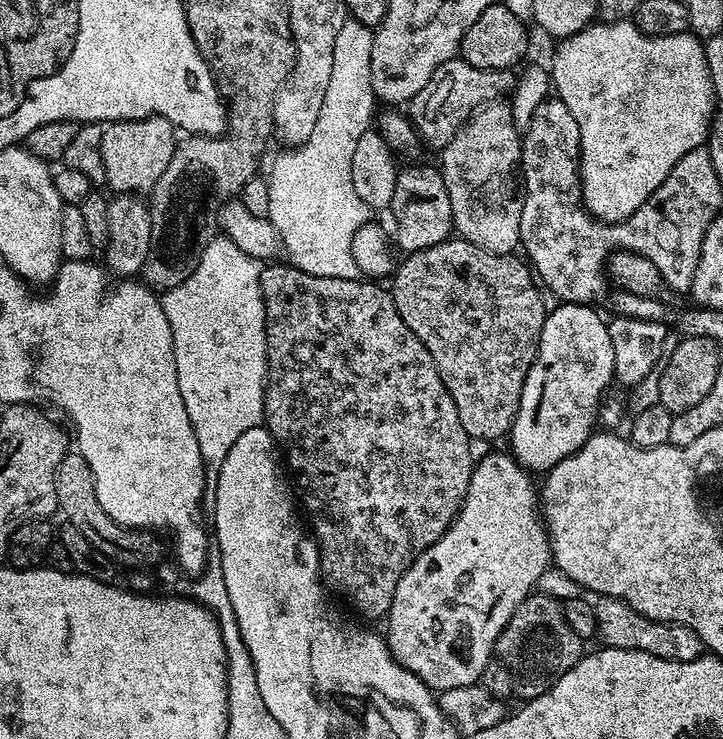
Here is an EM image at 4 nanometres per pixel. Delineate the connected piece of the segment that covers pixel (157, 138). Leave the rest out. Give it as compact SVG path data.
M161 116L141 120L114 120L102 134L102 166L106 166L106 184L116 194L148 194L162 178L178 143L177 129Z

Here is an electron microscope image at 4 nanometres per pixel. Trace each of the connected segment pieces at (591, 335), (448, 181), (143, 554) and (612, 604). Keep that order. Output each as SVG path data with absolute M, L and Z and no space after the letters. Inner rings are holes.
M561 303L556 307L560 308L553 312L551 309L544 317L538 354L530 366L530 374L526 374L518 414L510 433L511 455L533 474L548 473L558 462L562 462L562 458L574 454L591 438L598 424L602 401L605 399L604 391L615 377L614 347L611 345L605 318L595 312L595 307L586 304Z
M489 102L477 112L473 112L469 120L458 130L458 134L450 138L445 148L439 149L438 167L446 186L446 194L450 194L450 214L455 235L490 254L506 256L515 253L520 248L522 206L520 205L521 197L518 195L516 175L520 162L522 134L512 116L511 103L500 103Z
M70 450L64 455L62 462L58 462L54 486L59 511L61 513L64 511L63 519L67 523L73 524L78 530L82 530L82 534L86 534L86 538L90 538L92 545L103 556L116 558L119 557L119 552L125 552L130 559L140 563L137 565L144 566L147 560L156 560L163 554L164 548L160 545L159 538L156 537L159 535L148 530L124 528L118 522L111 520L106 514L106 510L102 510L102 502L98 502L96 493L96 475L90 470L86 458L82 458L80 451Z
M613 596L599 597L592 604L592 609L596 615L596 636L605 648L638 650L646 654L654 654L654 658L666 658L670 662L694 662L694 658L705 655L706 649L702 638L698 638L698 634L694 634L690 626L663 624L651 620L646 618L646 614L638 614L634 606Z

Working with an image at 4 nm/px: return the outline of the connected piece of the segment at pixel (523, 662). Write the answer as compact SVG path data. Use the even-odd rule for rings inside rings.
M533 594L522 601L518 610L514 610L510 622L506 622L496 643L495 655L507 664L515 695L520 695L519 699L527 702L550 690L550 686L554 686L554 682L558 682L566 670L573 668L585 652L585 641L572 635L561 601Z

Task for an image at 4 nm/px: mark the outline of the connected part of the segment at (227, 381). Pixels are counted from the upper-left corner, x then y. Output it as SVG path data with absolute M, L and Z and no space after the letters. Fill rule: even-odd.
M218 234L206 246L200 256L195 270L178 286L167 289L163 293L162 303L166 322L170 322L170 334L174 342L174 366L178 374L178 390L182 390L182 403L186 406L186 414L190 414L190 426L194 426L194 438L198 438L198 450L202 450L204 459L204 479L209 485L215 486L218 474L222 470L222 462L226 462L226 454L230 454L230 446L246 434L246 430L258 428L264 424L264 387L268 384L268 347L266 346L266 322L264 321L264 295L260 285L261 261L254 259L246 250L238 250L229 236Z

